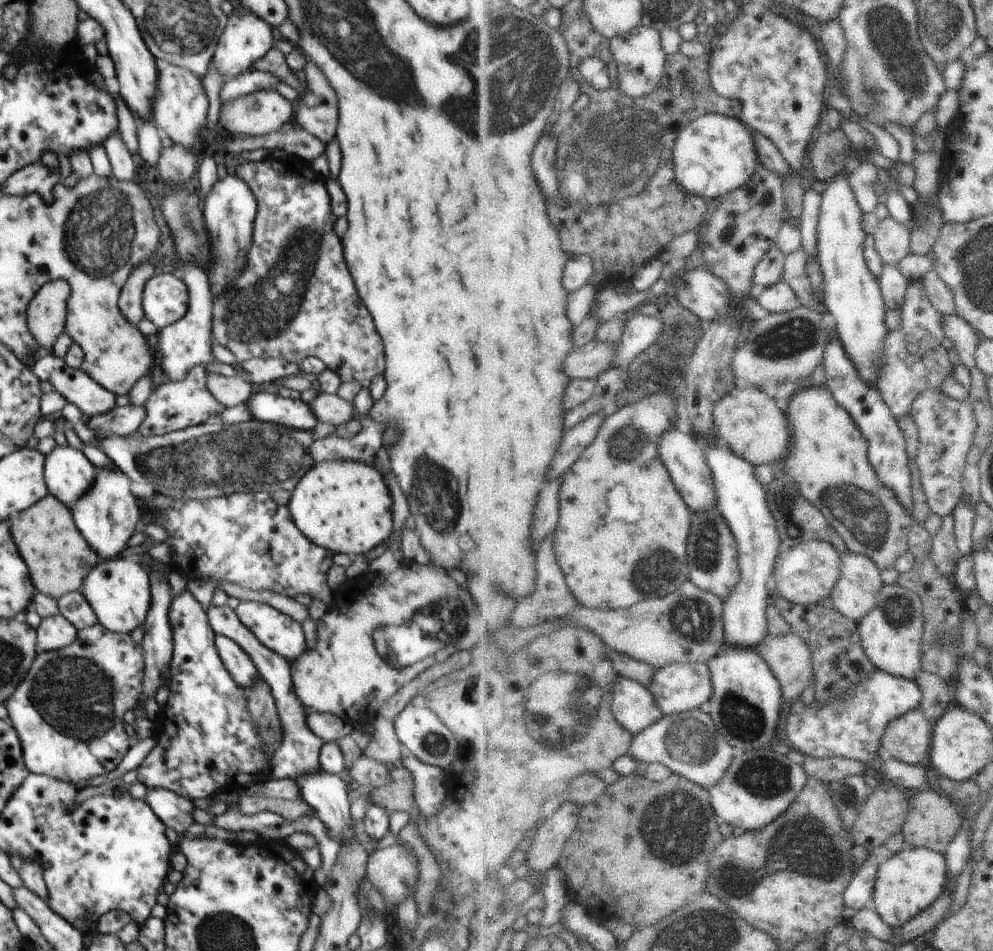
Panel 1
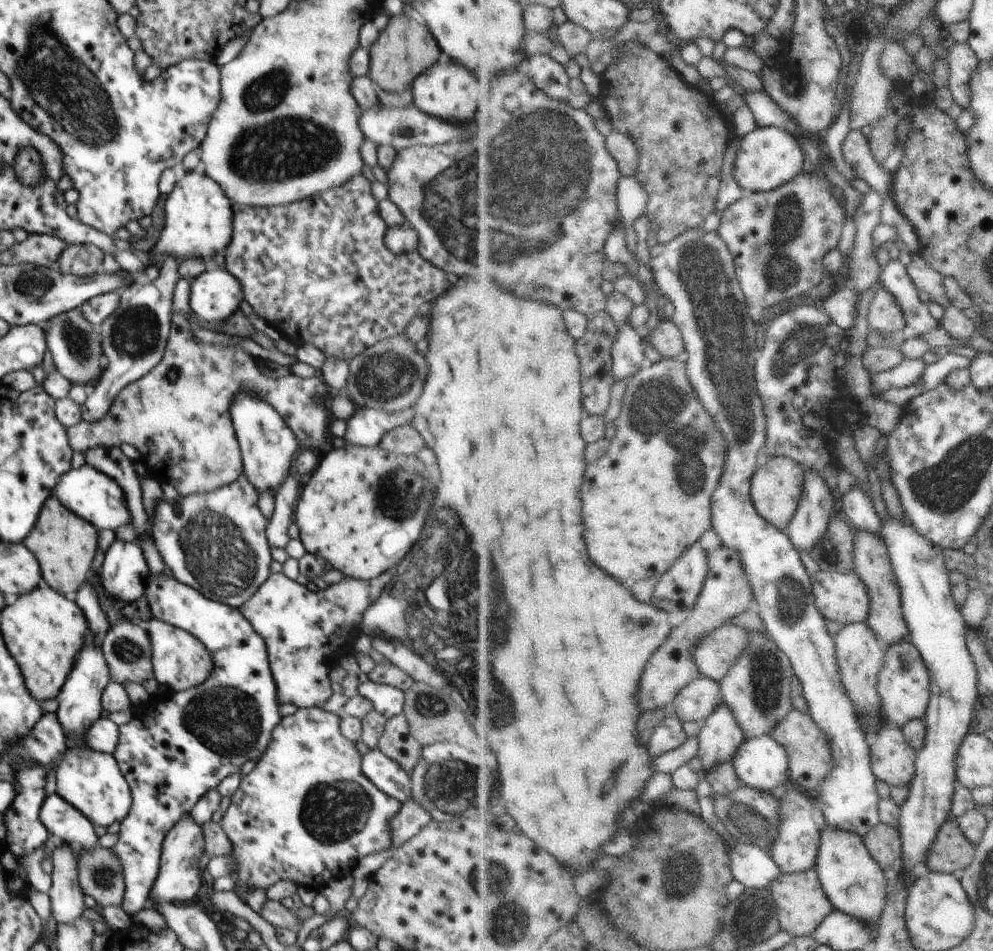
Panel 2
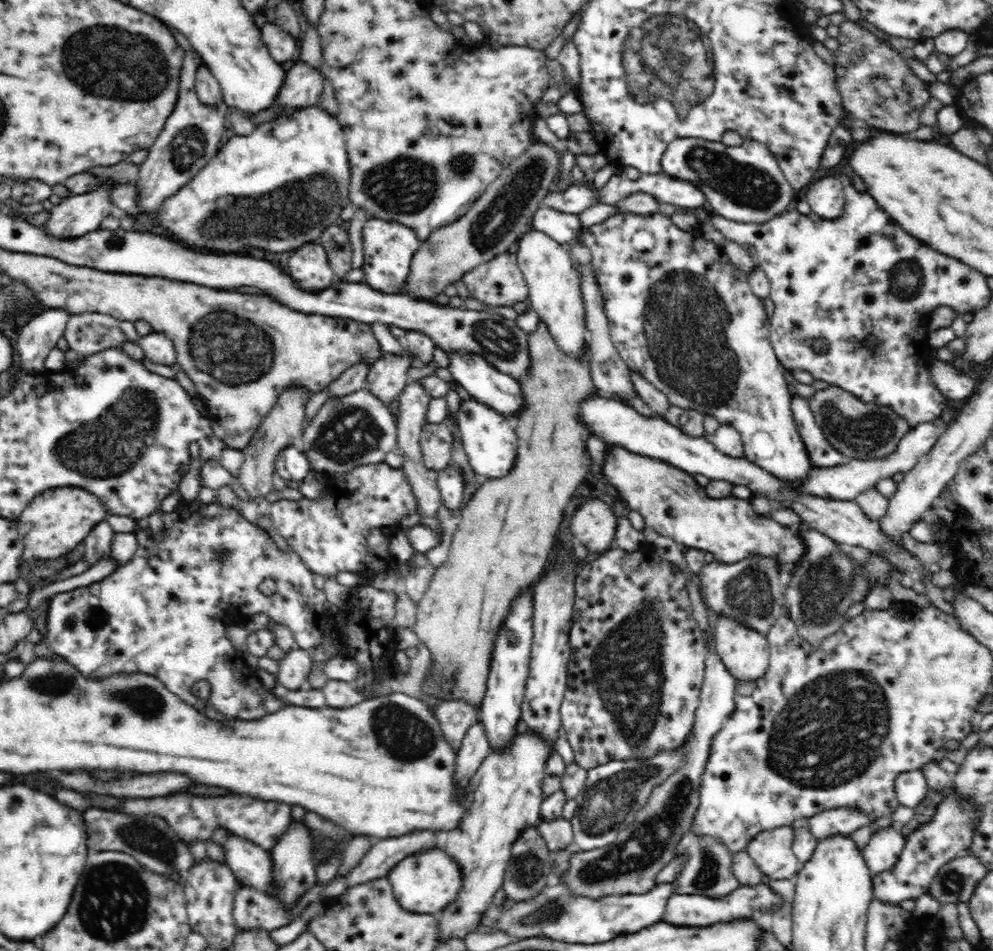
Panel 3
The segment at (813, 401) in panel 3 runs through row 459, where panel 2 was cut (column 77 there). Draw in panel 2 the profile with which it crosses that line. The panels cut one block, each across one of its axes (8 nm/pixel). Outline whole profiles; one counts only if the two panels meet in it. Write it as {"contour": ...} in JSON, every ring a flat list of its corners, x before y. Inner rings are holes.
{"contour":[[96,846,94,852,78,849,78,884,98,905,120,906,124,900,125,882,122,864,113,850]]}

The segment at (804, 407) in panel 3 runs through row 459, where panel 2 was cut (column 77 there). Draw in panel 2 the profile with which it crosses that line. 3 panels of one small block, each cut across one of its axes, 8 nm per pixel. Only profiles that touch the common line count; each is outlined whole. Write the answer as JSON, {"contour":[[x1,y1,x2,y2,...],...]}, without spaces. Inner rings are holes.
{"contour":[[57,793,44,799,39,815,40,822,55,841,68,842,86,852,94,852,99,845,94,825]]}

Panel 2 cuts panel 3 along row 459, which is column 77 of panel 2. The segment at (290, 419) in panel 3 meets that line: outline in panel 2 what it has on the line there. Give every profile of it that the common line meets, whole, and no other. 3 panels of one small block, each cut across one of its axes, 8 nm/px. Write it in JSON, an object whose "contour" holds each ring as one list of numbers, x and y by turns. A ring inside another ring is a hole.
{"contour":[[72,244,62,252,57,261,59,272,76,277,96,275,100,264,104,261,104,252,90,244]]}

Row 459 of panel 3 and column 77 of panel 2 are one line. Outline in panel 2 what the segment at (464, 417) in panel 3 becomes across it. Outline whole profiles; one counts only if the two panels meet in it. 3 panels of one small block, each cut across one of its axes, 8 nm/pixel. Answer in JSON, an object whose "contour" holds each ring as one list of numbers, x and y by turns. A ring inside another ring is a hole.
{"contour":[[87,464,81,468,76,468,76,470,72,468,69,472,60,476,53,487,52,496,64,508,92,524,98,532,104,529,115,531,120,526,128,526,132,522,132,516,129,516,125,497,118,484,106,474]]}

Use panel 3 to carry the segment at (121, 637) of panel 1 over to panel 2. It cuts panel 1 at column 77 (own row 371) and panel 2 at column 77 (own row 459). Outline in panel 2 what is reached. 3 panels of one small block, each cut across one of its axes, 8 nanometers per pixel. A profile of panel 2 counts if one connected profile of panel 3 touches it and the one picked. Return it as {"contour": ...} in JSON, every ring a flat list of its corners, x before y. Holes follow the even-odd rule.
{"contour":[[74,748,65,752,65,759,56,768,56,793,70,803,94,826,108,828,114,822,120,824,132,808,132,792,116,759,90,748]]}

